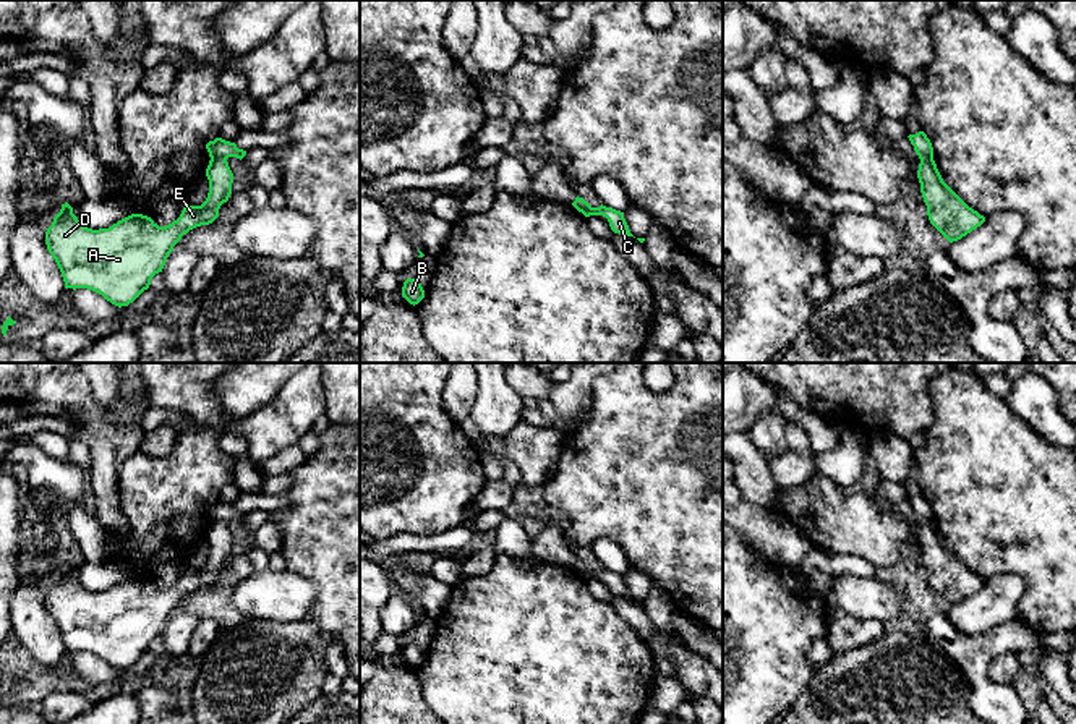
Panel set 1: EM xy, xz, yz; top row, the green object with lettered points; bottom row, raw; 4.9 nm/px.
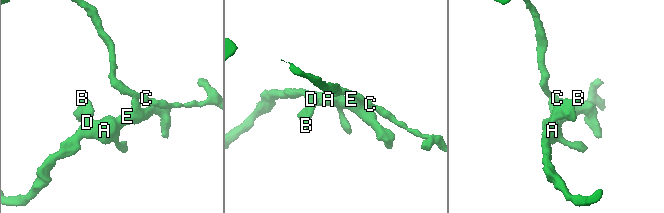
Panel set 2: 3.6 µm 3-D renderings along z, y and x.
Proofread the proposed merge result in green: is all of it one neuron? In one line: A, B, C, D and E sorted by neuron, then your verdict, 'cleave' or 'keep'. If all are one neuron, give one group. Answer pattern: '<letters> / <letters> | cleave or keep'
A B D E / C | cleave

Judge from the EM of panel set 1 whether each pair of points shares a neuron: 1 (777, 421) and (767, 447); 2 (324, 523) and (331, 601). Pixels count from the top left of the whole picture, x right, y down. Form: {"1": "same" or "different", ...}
{"1": "same", "2": "same"}

